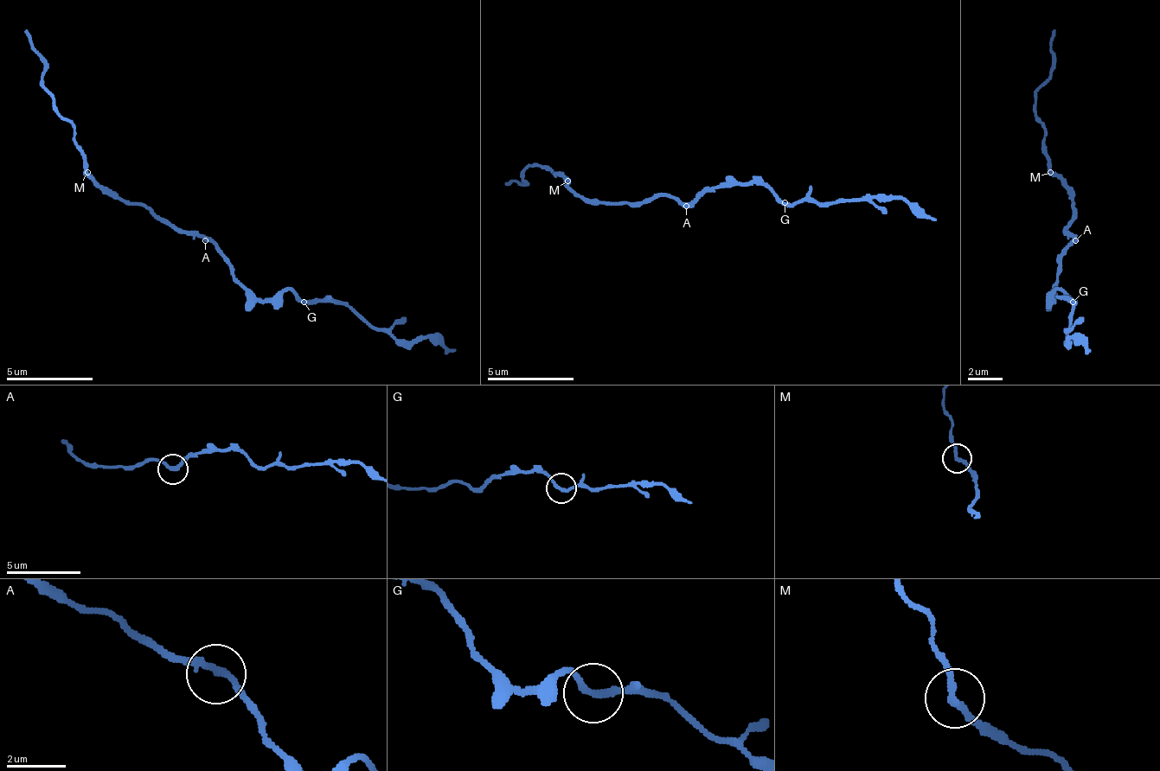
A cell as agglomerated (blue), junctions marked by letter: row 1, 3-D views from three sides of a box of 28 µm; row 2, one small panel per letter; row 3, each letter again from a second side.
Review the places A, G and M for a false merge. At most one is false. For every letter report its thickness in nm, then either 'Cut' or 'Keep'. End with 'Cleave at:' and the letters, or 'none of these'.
A: Thickness 240 nm. Keep
G: Thickness 220 nm. Keep
M: Thickness 200 nm. Keep
Cleave at: none of these

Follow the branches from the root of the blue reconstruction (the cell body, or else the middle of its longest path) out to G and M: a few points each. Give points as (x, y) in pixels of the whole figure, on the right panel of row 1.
G: (1071, 236), (1067, 253), (1062, 258), (1058, 283), (1054, 288), (1054, 296), (1058, 288), (1071, 301)
M: (1071, 236), (1067, 232), (1071, 223), (1071, 193), (1049, 171)

